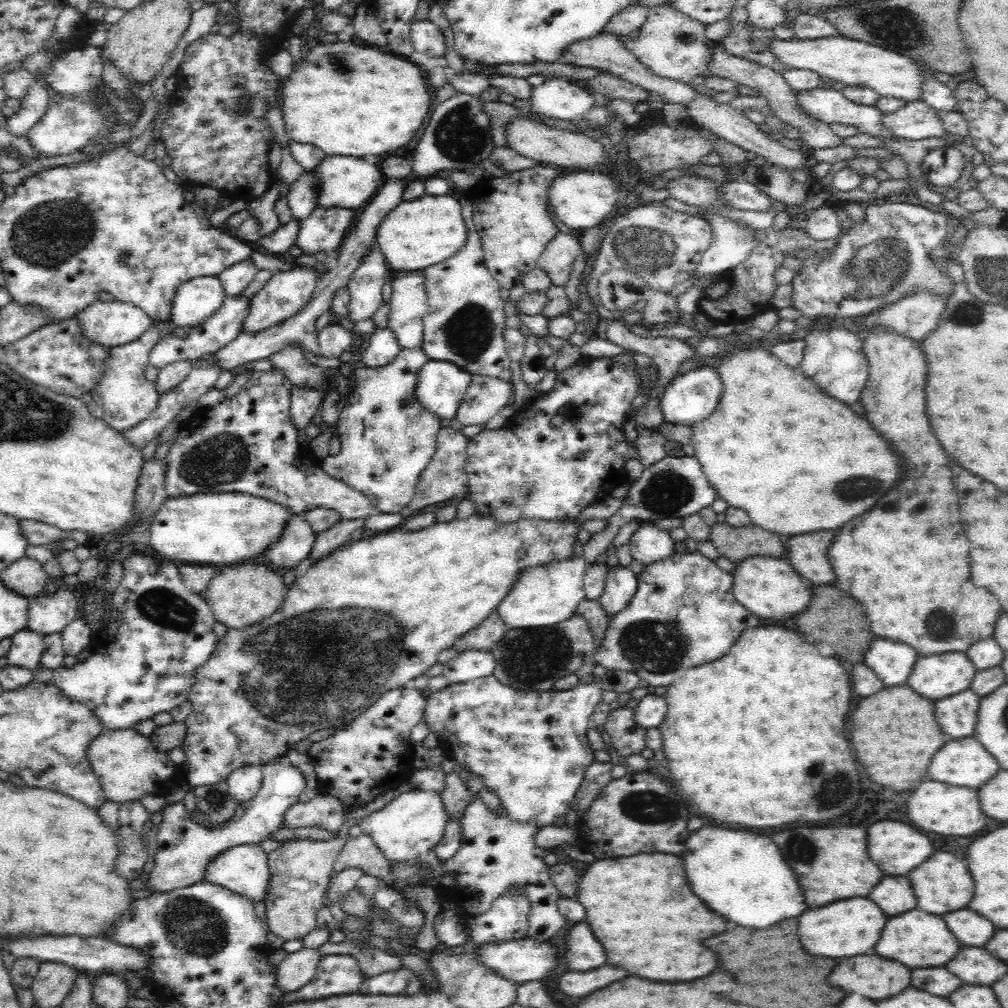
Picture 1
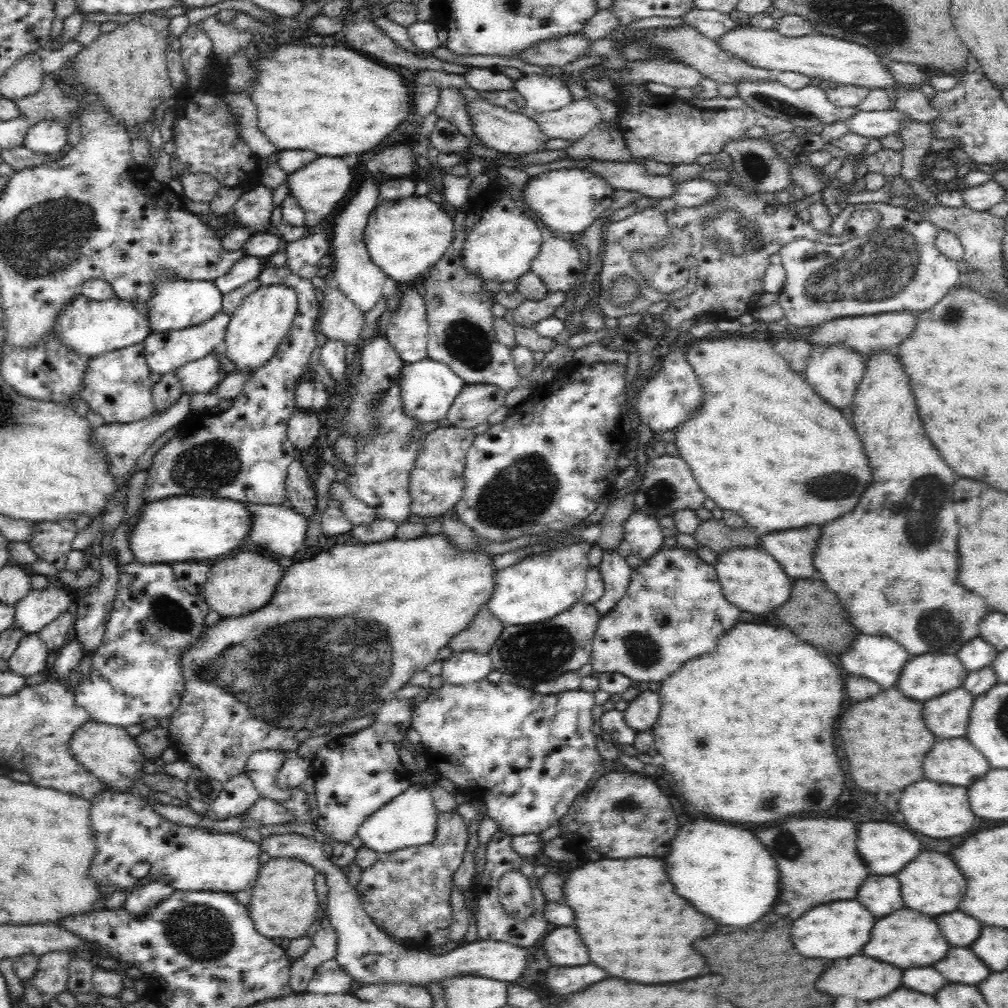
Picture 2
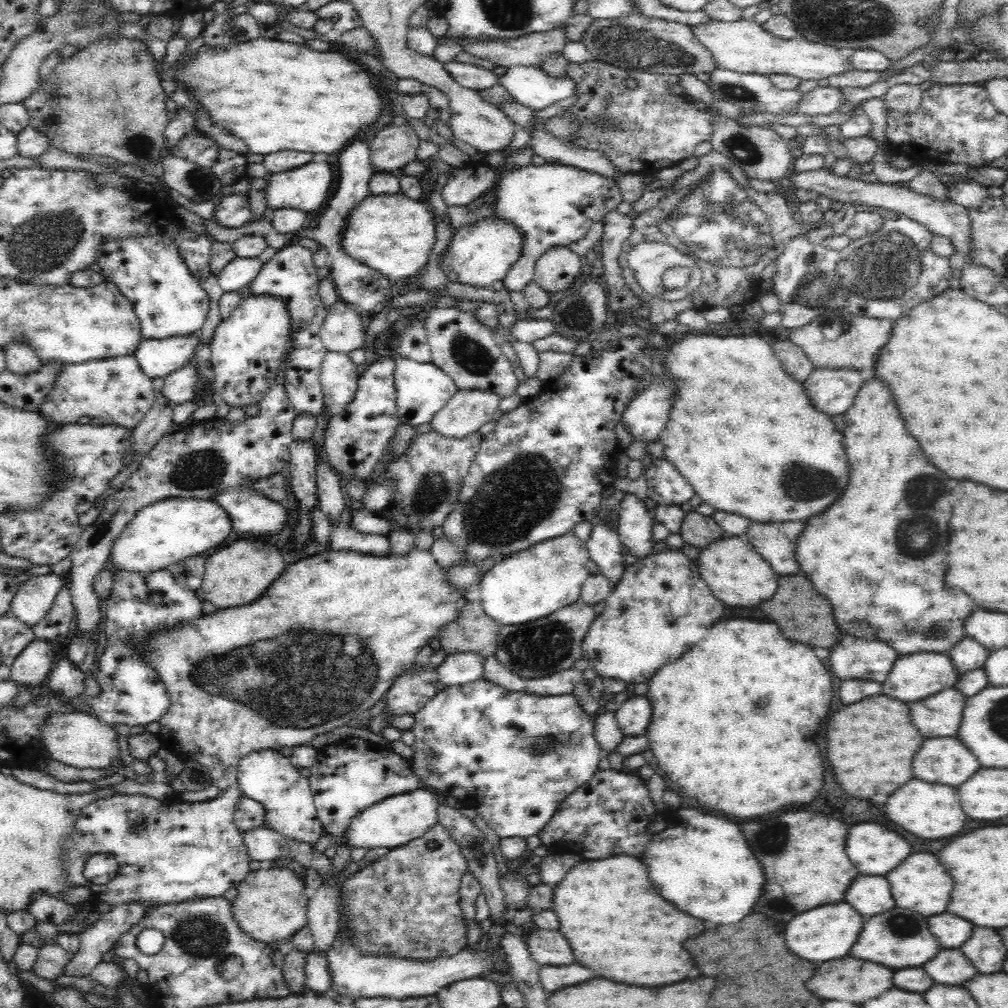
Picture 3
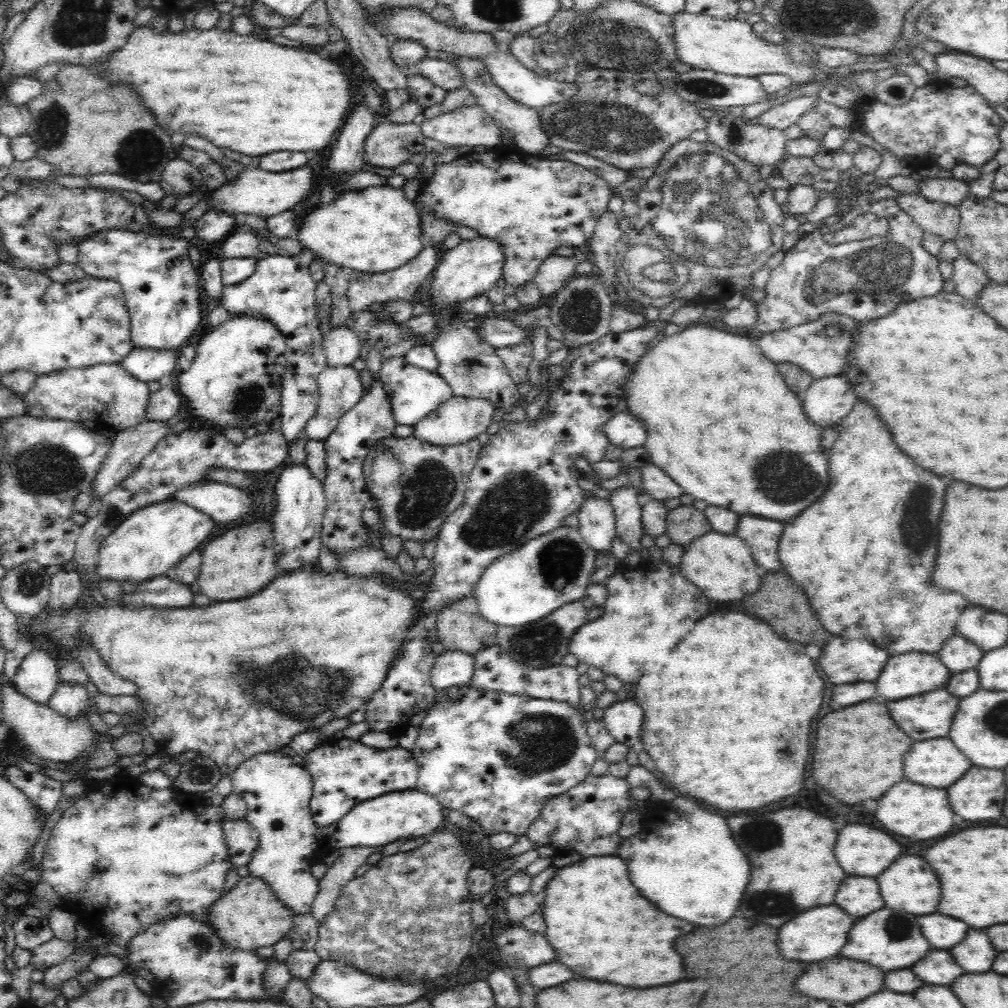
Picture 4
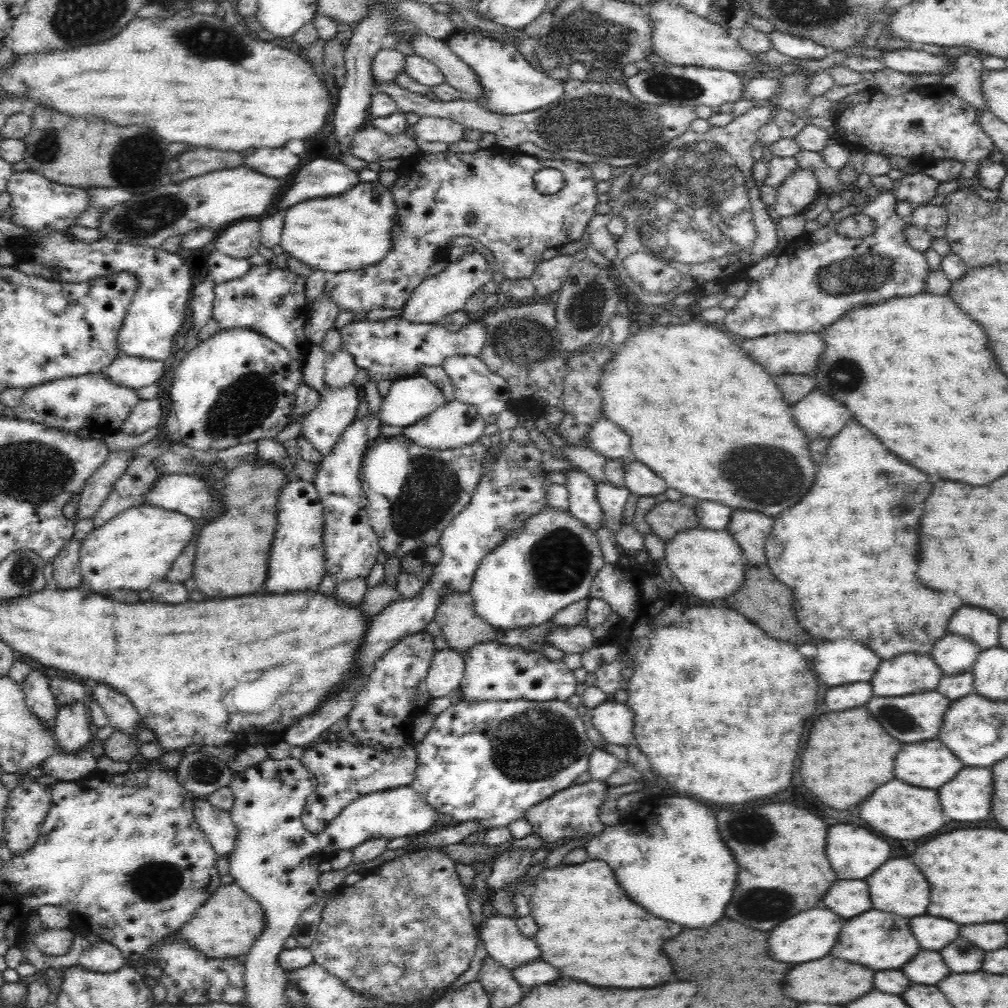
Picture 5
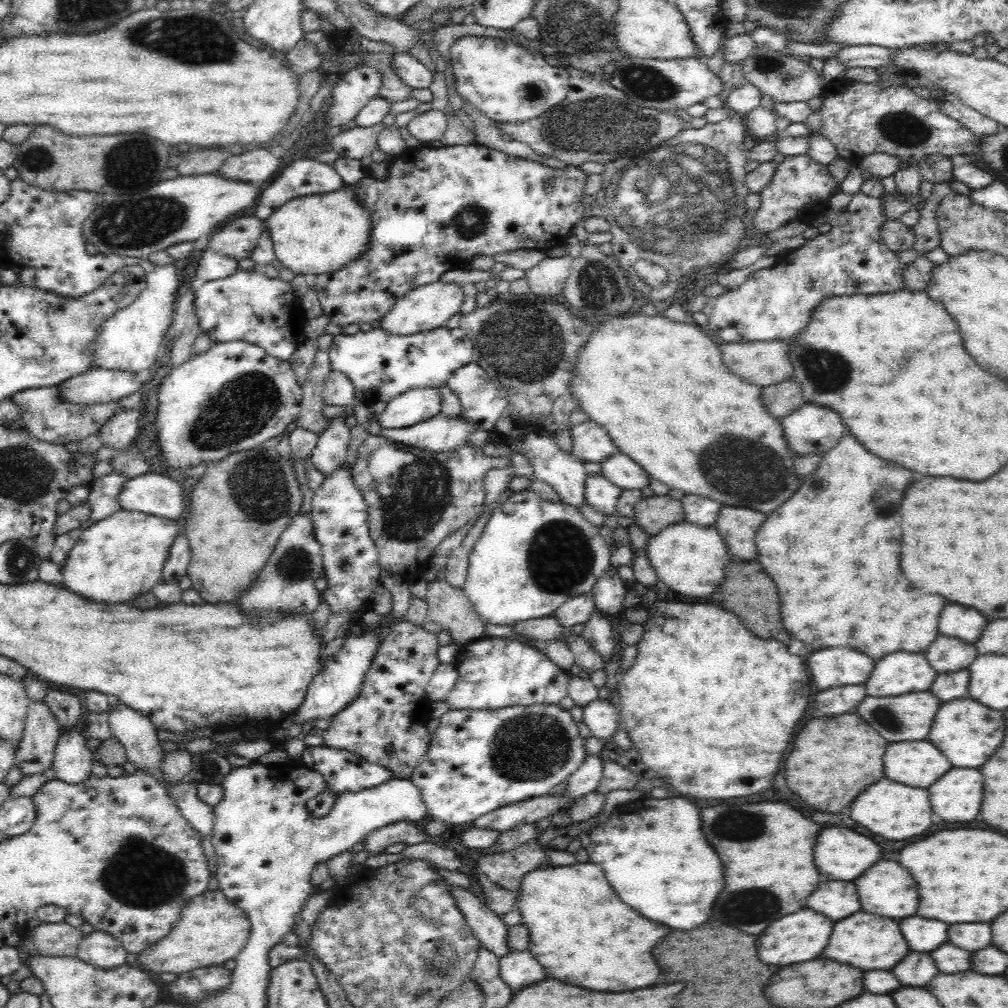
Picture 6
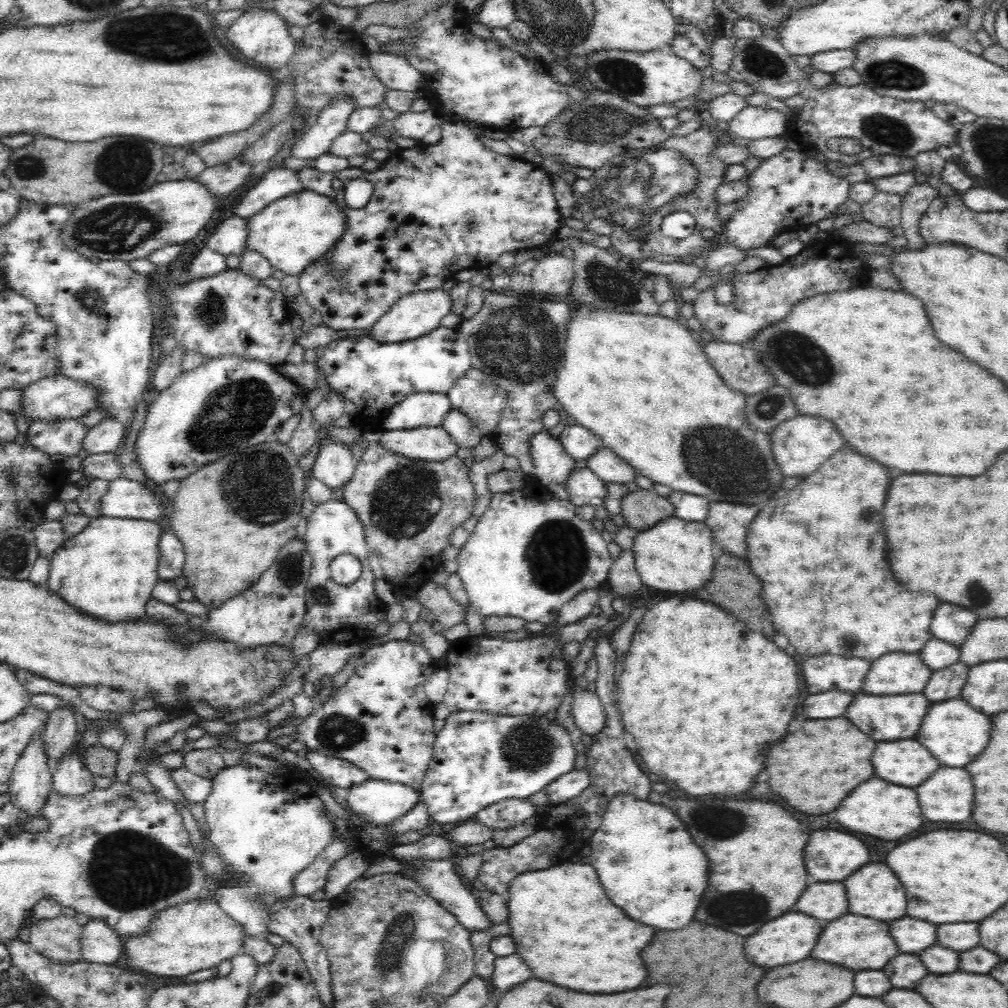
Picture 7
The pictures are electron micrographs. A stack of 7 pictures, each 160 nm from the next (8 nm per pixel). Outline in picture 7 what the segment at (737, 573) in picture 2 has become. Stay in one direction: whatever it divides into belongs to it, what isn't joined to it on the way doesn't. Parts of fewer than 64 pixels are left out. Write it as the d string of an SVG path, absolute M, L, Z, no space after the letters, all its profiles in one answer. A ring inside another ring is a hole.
M668 516L650 528L638 531L632 544L634 567L645 586L666 592L691 592L712 578L712 566L718 552L706 523L688 522Z

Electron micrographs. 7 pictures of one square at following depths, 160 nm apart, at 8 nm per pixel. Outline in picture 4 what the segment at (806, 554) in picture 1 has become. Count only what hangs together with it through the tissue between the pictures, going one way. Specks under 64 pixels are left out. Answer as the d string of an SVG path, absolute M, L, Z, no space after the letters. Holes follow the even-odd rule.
M739 515L732 535L744 540L750 547L752 559L754 559L761 572L778 571L781 570L781 566L776 548L778 548L778 539L783 534L782 526L784 524L780 524L776 520L768 520L760 516Z

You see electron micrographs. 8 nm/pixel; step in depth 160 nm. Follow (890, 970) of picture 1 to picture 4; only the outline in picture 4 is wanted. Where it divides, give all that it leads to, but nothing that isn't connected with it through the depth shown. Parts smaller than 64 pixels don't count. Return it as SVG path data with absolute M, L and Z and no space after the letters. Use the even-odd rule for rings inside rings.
M828 958L822 962L814 962L810 964L802 976L796 980L794 988L810 998L818 998L818 1000L842 1000L842 1002L858 1002L868 998L874 992L880 992L884 988L884 972L880 972L878 968L872 968L868 964L856 962L856 960L848 960L848 958Z

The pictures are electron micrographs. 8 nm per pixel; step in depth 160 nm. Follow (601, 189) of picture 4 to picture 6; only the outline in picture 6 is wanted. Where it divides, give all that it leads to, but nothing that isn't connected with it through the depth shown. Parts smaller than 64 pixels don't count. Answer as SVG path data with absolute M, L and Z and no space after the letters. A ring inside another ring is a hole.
M476 142L459 145L444 145L440 147L419 144L415 147L406 147L404 152L395 155L389 161L387 174L384 179L373 177L361 177L353 184L342 182L340 188L352 189L354 197L360 205L370 211L370 234L368 234L368 248L355 260L348 262L341 270L328 272L322 275L314 275L309 278L310 286L316 291L316 297L320 301L323 315L330 322L340 326L344 330L355 330L360 325L372 324L381 321L388 311L402 296L405 296L414 288L434 284L441 280L441 276L448 271L463 270L474 262L478 256L490 256L500 252L511 252L514 250L538 250L547 252L556 246L565 246L566 237L571 234L574 224L584 218L584 206L582 205L582 190L586 173L580 167L569 165L566 170L554 169L548 165L542 165L533 161L523 160L517 157L507 156L506 153L497 149L491 149Z

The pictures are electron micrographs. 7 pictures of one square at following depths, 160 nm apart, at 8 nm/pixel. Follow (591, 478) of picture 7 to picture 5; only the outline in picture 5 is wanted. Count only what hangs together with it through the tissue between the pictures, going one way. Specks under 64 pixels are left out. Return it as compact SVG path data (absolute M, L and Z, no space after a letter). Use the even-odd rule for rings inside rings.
M607 480L596 482L595 487L602 520L605 526L616 533L622 526L622 510L624 510L628 496L630 496L630 491L625 486L617 488Z

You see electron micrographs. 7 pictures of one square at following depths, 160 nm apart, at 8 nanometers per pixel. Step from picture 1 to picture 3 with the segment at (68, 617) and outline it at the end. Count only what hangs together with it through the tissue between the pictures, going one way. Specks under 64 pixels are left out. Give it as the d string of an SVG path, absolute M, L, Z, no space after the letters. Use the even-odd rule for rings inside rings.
M48 573L44 575L30 575L18 588L12 592L10 608L16 620L34 626L44 618L54 600L54 596L62 587L63 579Z

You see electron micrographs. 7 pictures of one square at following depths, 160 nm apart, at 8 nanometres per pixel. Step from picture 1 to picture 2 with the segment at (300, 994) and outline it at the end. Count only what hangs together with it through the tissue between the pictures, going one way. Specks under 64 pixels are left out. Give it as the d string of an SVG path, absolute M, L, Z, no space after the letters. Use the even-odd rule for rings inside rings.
M330 959L314 968L307 991L312 994L346 994L350 984L350 975L344 972L336 959Z

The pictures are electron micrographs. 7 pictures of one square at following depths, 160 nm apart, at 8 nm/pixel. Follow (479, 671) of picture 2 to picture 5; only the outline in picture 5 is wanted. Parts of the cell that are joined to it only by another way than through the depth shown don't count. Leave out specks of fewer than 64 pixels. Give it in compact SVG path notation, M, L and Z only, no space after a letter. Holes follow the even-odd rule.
M446 648L438 651L428 669L426 684L432 698L449 696L464 676L464 661L461 652Z

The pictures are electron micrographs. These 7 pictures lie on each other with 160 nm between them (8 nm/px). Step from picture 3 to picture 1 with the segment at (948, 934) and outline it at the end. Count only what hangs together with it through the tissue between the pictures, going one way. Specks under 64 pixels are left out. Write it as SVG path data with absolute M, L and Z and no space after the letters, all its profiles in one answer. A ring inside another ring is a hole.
M966 908L944 914L942 918L948 924L948 930L964 946L984 946L994 934L994 926L990 920L978 916L976 912L970 912Z

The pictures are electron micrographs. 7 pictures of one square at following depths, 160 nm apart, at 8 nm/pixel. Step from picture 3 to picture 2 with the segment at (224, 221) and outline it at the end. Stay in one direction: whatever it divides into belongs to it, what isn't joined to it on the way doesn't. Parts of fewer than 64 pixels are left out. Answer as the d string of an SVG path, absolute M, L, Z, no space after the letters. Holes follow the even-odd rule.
M258 184L255 189L240 194L230 212L246 228L262 230L271 222L273 209L272 192Z

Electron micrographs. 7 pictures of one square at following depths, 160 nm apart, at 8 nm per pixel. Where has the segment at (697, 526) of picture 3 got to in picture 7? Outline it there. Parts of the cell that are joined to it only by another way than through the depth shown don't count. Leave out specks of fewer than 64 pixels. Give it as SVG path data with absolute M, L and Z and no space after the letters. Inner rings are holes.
M638 489L628 492L620 500L620 514L626 526L634 531L650 528L652 524L673 516L674 507L666 497L651 489Z

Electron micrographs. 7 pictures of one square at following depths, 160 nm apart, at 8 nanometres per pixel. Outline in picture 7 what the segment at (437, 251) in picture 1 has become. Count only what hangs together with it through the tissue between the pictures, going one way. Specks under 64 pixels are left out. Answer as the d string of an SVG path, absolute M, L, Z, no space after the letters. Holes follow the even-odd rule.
M302 190L274 199L246 219L246 252L258 252L286 276L300 275L344 234L344 213L320 193Z

